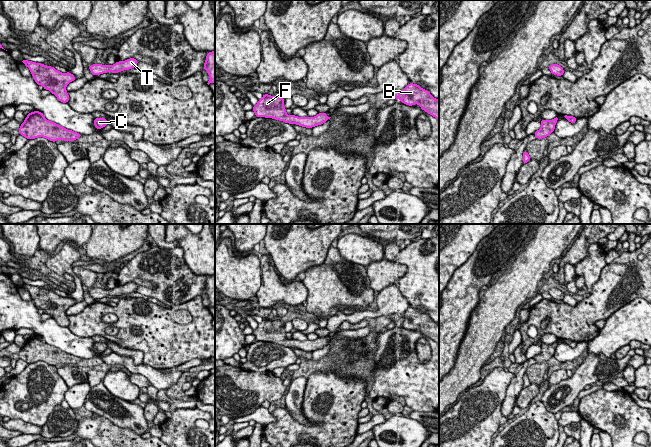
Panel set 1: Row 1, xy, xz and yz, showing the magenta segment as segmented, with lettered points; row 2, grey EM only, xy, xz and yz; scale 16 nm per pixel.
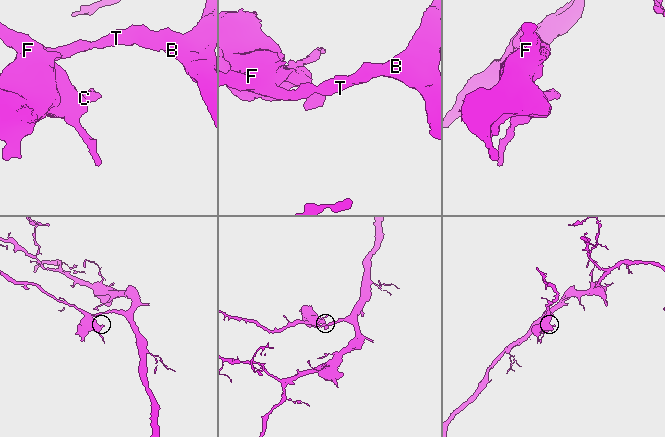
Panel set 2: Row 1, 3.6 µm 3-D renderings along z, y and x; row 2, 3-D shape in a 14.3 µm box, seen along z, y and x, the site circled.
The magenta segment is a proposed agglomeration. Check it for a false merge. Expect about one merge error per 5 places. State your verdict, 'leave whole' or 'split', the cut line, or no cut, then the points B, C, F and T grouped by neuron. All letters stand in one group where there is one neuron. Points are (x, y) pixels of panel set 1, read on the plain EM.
leave whole | no cut | B C F T

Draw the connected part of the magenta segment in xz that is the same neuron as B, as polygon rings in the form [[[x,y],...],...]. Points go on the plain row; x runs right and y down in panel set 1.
[[[409,307],[403,314],[389,315],[392,322],[400,324],[405,329],[413,330],[418,328],[421,333],[439,344],[439,324],[435,323],[428,314],[419,308]]]

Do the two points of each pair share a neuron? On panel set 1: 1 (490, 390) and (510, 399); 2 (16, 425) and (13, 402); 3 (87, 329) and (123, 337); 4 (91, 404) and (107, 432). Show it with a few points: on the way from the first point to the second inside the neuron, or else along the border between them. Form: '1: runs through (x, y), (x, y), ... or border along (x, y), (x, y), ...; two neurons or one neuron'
1: border along (513, 374), (501, 405), (501, 413), (505, 417); two neurons
2: border along (10, 418), (20, 418), (26, 422), (38, 425); two neurons
3: runs through (96, 329), (109, 338), (114, 338); one neuron
4: border along (97, 414), (109, 419), (118, 426); two neurons

